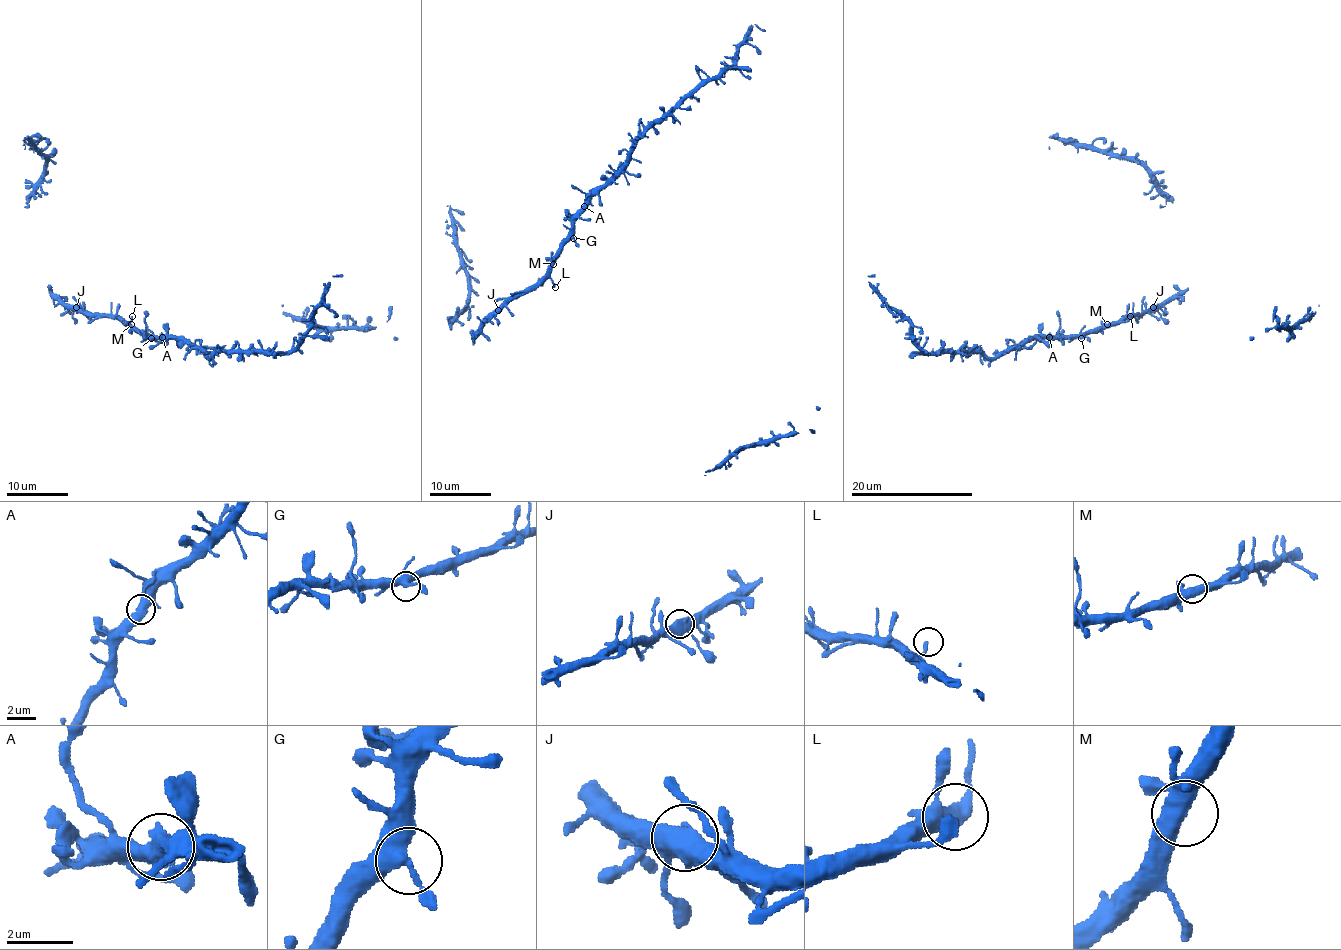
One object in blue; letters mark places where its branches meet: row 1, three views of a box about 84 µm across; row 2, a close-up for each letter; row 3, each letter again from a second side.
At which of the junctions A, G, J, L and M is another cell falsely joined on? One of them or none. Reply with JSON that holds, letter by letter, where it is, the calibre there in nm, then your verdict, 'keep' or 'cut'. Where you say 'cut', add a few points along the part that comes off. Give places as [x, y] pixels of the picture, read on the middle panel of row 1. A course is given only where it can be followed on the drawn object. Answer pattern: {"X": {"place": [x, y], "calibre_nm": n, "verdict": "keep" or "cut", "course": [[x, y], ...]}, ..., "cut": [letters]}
{"A": {"place": [584, 206], "calibre_nm": 500, "verdict": "keep"}, "G": {"place": [573, 238], "calibre_nm": 360, "verdict": "keep"}, "J": {"place": [498, 310], "calibre_nm": 480, "verdict": "keep"}, "L": {"place": [555, 287], "calibre_nm": 320, "verdict": "keep"}, "M": {"place": [553, 264], "calibre_nm": 440, "verdict": "keep"}, "cut": []}

